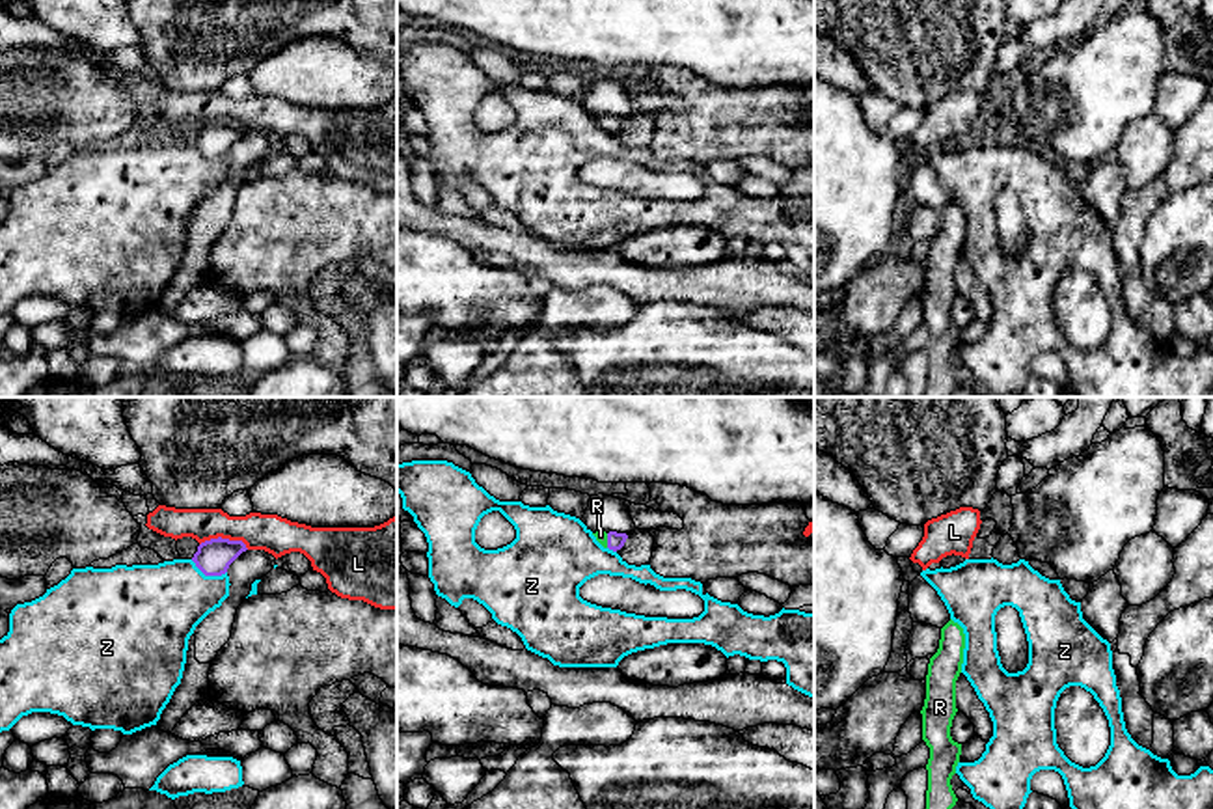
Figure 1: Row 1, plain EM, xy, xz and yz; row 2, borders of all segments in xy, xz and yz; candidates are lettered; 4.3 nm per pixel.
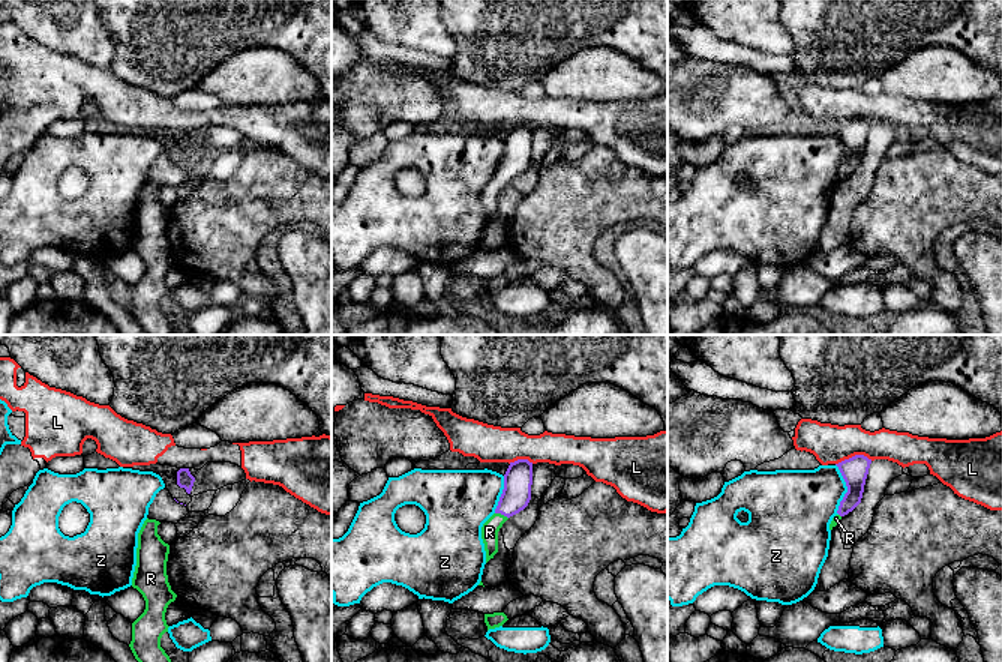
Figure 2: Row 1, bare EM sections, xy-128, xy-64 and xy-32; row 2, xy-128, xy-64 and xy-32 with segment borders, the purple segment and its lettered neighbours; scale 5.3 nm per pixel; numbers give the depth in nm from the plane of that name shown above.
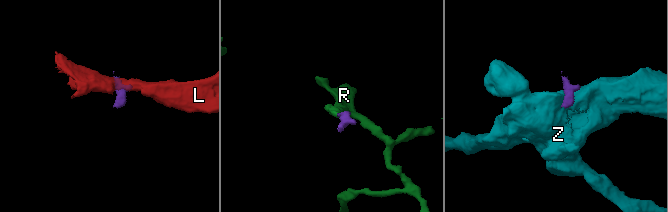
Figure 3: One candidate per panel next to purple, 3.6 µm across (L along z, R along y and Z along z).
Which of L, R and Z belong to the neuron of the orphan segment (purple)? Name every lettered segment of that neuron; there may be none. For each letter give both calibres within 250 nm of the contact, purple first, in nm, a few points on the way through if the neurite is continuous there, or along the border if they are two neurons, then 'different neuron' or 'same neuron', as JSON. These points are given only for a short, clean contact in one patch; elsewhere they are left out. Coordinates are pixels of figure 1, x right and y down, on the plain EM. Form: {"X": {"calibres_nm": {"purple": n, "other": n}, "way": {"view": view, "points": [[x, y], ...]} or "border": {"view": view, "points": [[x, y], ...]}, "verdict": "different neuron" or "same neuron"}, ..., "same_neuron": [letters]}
{"L": {"calibres_nm": {"purple": 160, "other": 160}, "border": {"view": "xy", "points": [[200, 125], [211, 120], [228, 120], [239, 122], [248, 131]]}, "verdict": "different neuron"}, "R": {"calibres_nm": {"purple": 80, "other": 50}, "way": {"view": "xz", "points": [[615, 123], [608, 123], [600, 118]]}, "verdict": "same neuron"}, "Z": {"calibres_nm": {"purple": 160, "other": 360}, "border": {"view": "xy", "points": [[190, 142], [205, 157], [226, 155]]}, "verdict": "different neuron"}, "same_neuron": ["R"]}

